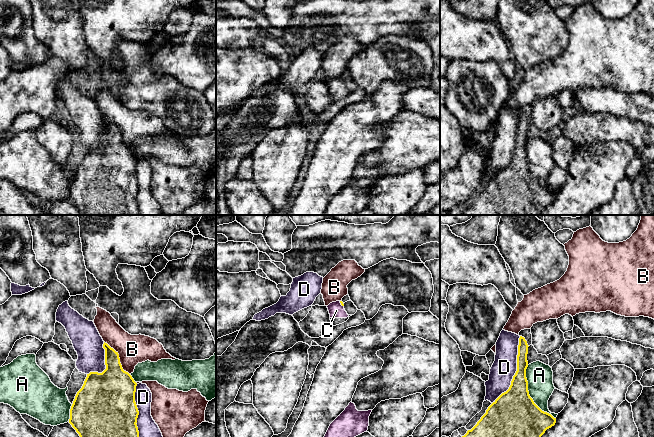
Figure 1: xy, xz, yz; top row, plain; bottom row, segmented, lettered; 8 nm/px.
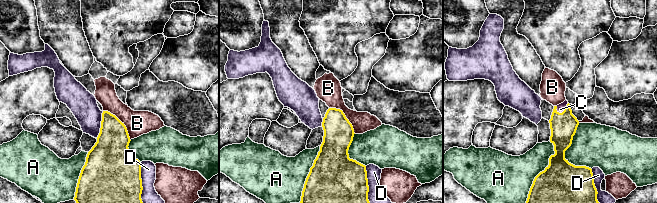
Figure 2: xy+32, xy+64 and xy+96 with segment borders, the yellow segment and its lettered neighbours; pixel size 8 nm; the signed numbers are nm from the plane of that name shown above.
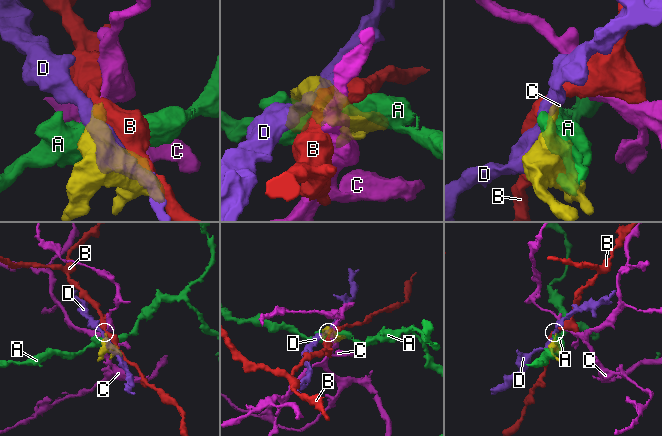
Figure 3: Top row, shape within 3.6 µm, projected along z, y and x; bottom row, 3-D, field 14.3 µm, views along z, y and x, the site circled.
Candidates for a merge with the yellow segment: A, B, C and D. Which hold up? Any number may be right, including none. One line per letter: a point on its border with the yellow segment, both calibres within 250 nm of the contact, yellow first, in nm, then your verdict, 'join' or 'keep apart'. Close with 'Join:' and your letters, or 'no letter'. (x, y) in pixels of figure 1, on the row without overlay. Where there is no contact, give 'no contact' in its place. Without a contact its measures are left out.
A: yz (528, 170) | 440/200 nm | keep apart
B: xy (119, 134) | 320/240 nm | keep apart
C: xz (341, 80) | 20/120 nm | join
D: yz (517, 146) | 240/190 nm | keep apart
Join: C

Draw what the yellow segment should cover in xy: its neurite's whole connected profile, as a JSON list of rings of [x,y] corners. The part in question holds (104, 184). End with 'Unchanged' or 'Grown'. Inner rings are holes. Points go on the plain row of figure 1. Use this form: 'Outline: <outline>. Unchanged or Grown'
Outline: [[[104,118],[106,145],[102,149],[90,148],[77,168],[70,185],[69,199],[80,215],[139,215],[135,178],[137,159],[123,146],[118,128]]]. Unchanged

